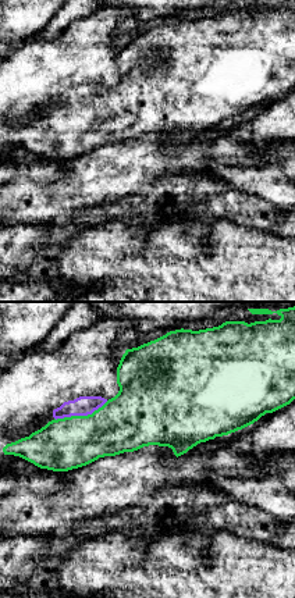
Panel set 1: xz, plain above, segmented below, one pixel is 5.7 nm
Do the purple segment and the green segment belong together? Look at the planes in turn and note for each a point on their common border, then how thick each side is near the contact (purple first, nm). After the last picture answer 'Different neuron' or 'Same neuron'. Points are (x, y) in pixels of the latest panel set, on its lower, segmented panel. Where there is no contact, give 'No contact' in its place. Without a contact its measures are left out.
Touches purple at (81, 415). Thickness 110 nm (purple) against 320 nm

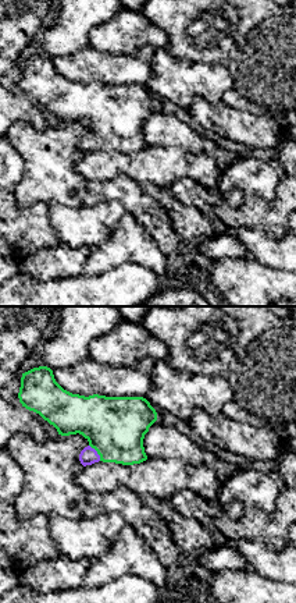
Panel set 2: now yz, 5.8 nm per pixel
Touches purple at (96, 453). Thickness 100 nm (purple) against 360 nm

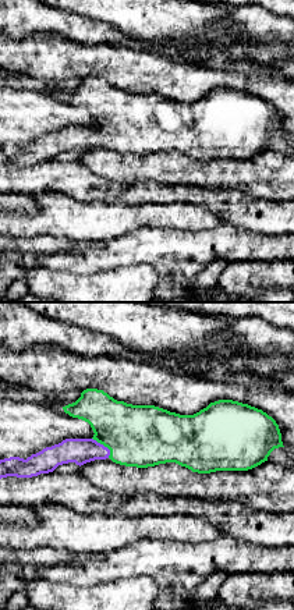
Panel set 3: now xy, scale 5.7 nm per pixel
Touches purple at (103, 446). Thickness 140 nm (purple) against 360 nm

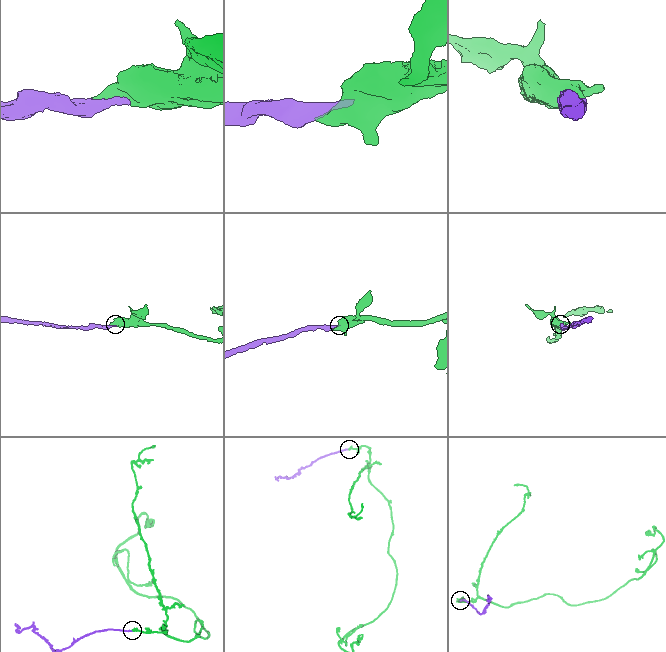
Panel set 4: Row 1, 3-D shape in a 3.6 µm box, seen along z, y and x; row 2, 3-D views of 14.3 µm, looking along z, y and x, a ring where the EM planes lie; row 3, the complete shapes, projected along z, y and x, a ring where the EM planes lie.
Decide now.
Same neuron

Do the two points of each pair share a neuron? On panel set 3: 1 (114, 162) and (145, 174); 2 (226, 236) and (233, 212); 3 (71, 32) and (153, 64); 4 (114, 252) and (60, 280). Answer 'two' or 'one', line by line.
1: one
2: two
3: two
4: two

